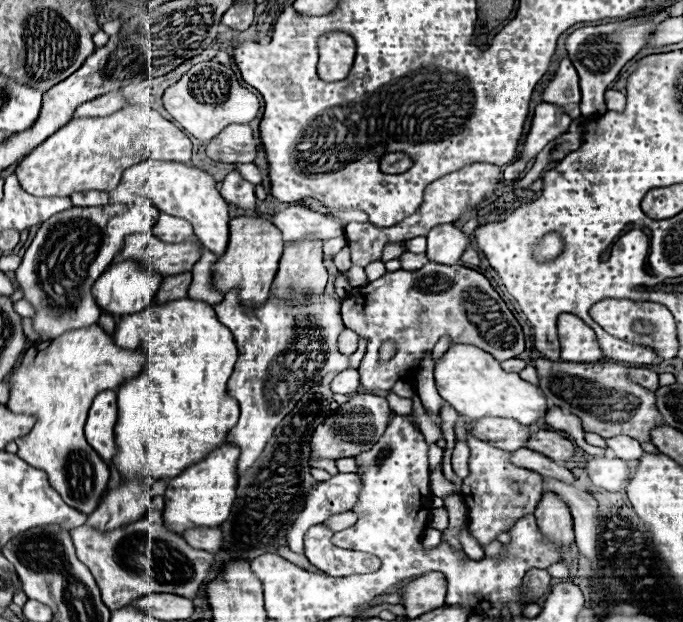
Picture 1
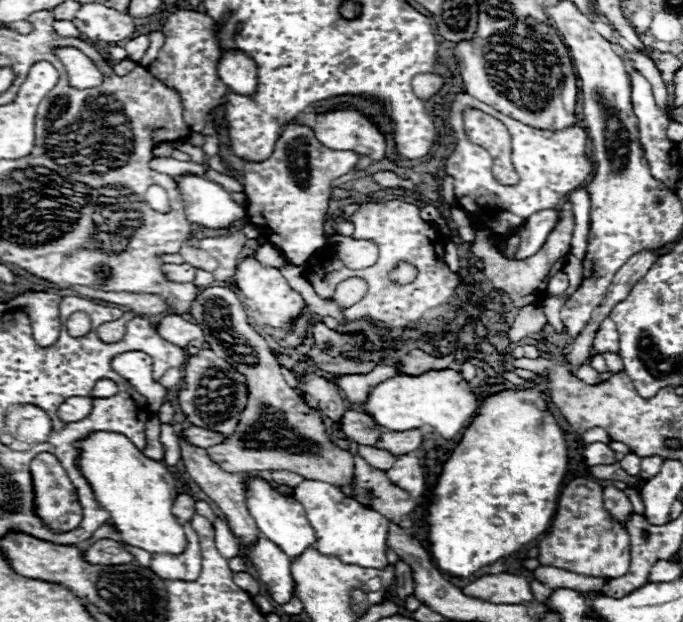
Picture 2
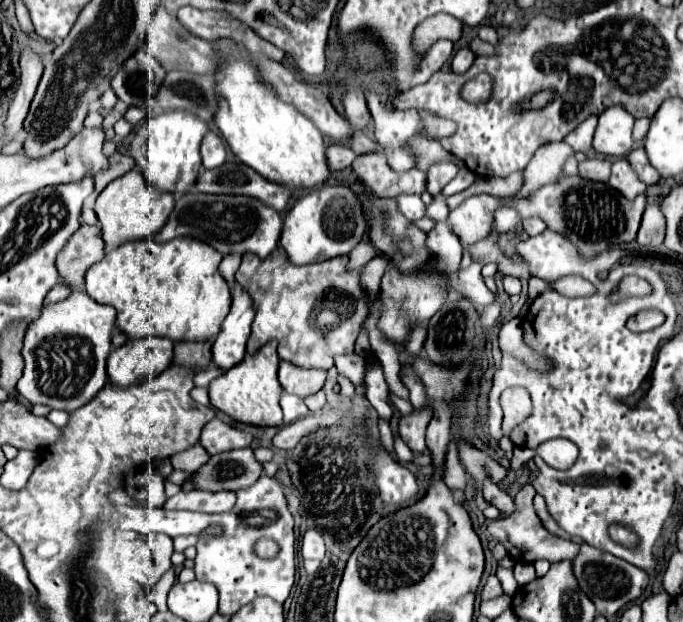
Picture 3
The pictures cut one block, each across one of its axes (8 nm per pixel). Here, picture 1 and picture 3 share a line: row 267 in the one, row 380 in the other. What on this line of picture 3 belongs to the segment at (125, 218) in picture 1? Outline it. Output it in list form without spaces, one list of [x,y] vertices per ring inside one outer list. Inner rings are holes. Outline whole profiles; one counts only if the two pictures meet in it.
[[[72,292],[66,300],[42,306],[42,314],[34,320],[24,336],[24,374],[18,380],[18,392],[30,404],[46,404],[56,410],[74,412],[88,404],[106,382],[106,360],[112,350],[112,330],[116,326],[116,310],[98,304],[86,292]]]

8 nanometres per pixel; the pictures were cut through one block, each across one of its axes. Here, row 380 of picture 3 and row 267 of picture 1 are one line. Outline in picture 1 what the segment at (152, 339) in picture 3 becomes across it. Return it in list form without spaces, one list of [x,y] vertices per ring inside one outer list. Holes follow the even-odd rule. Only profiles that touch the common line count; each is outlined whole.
[[[118,262],[118,264],[112,264],[96,280],[96,284],[92,286],[92,292],[94,292],[96,304],[100,306],[102,312],[108,312],[114,318],[120,318],[120,316],[142,312],[148,306],[152,306],[160,284],[162,284],[162,276],[158,272],[152,272],[152,270],[148,270],[136,262]]]

